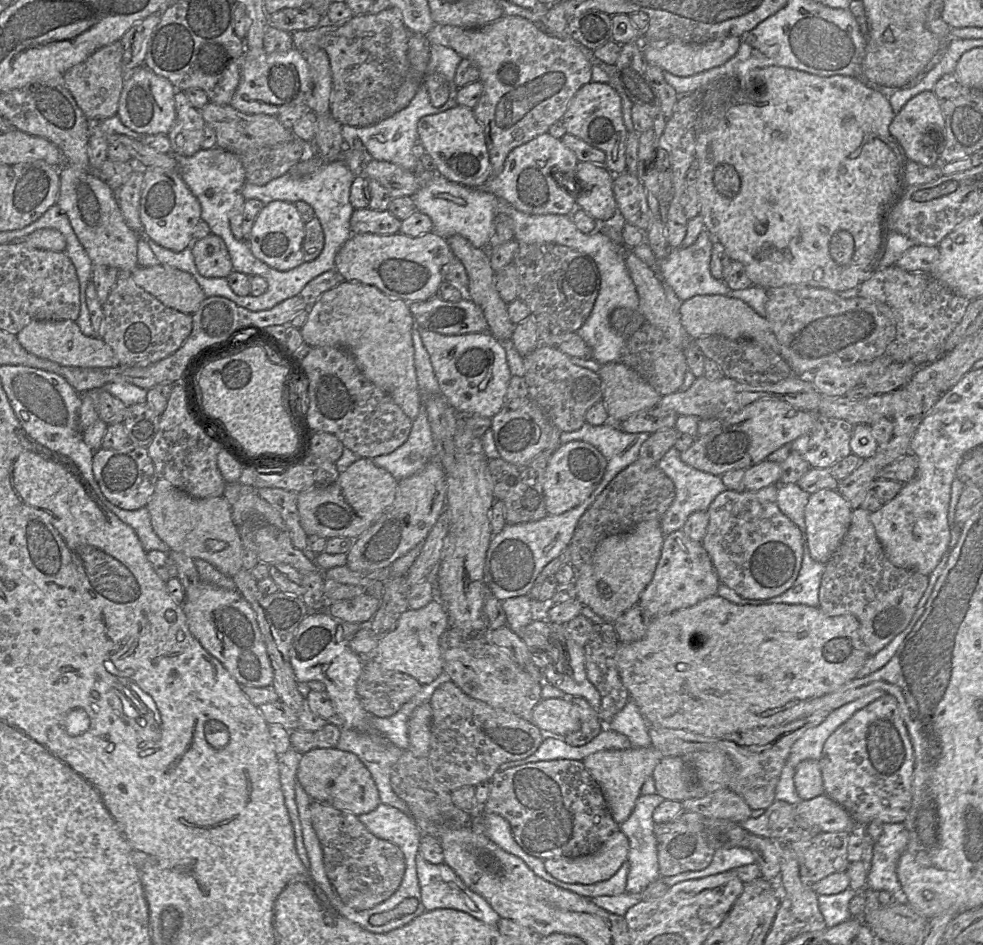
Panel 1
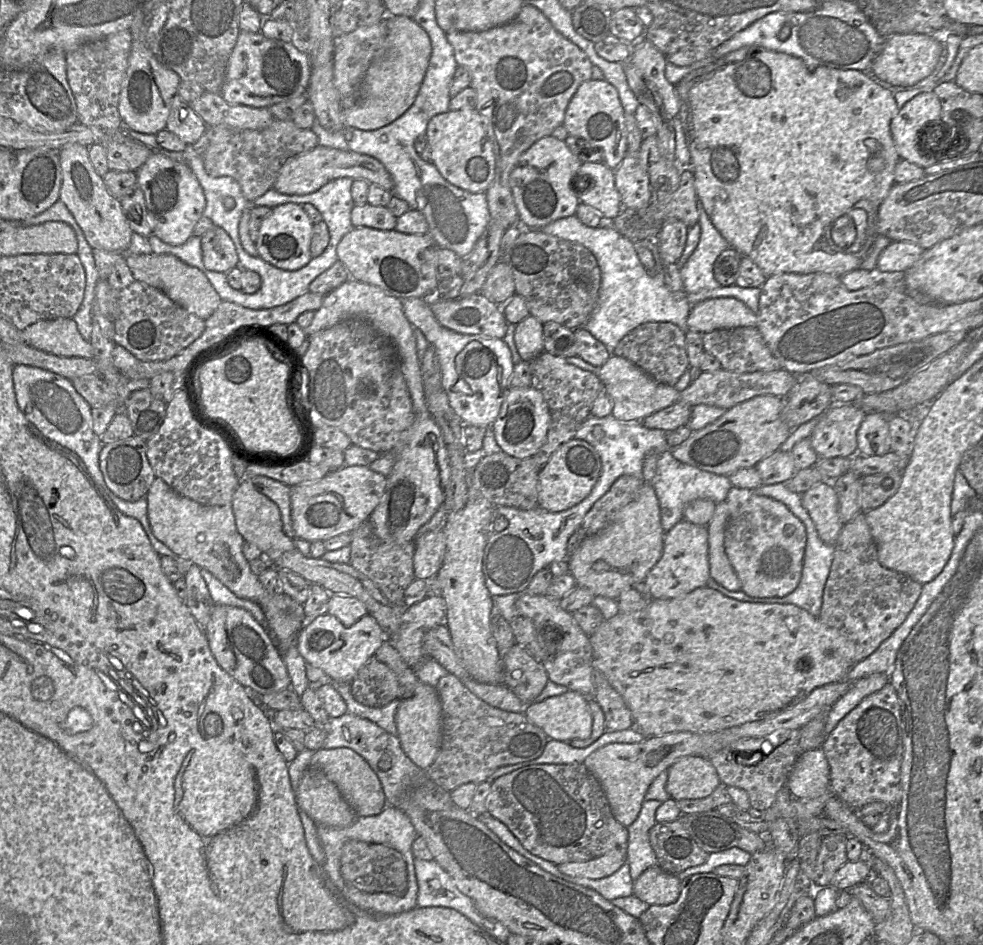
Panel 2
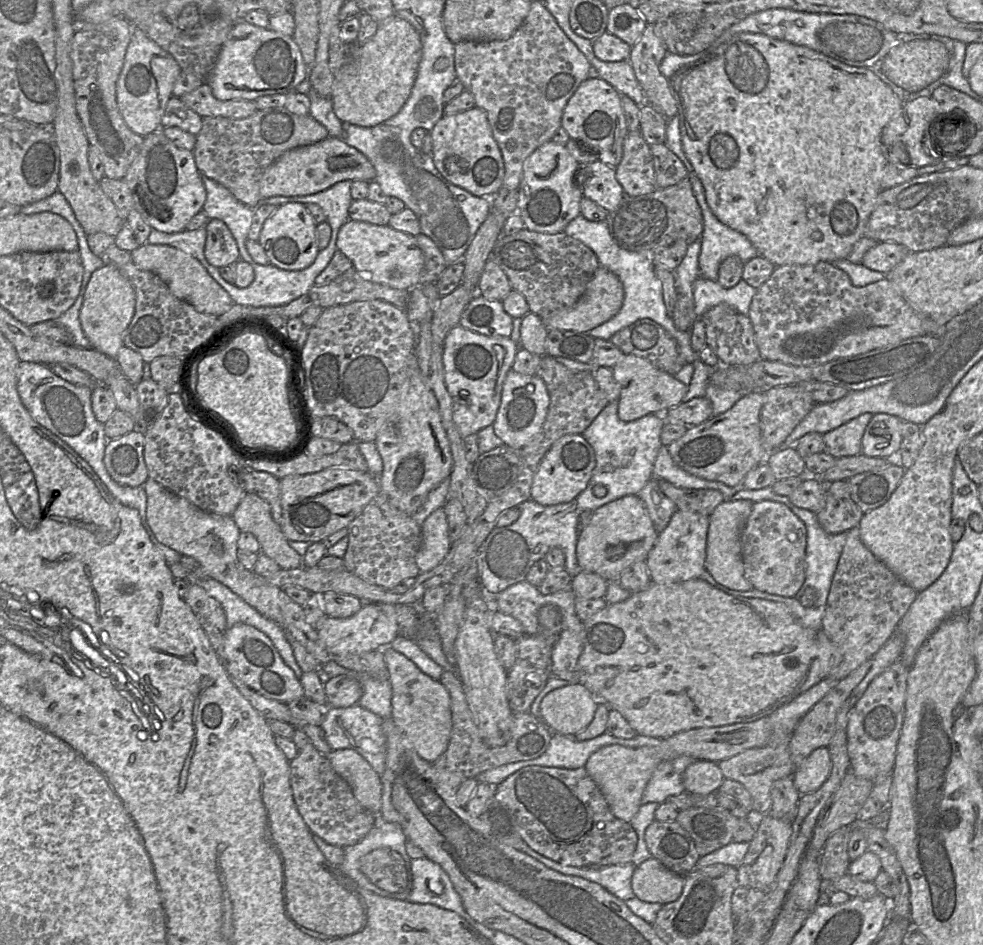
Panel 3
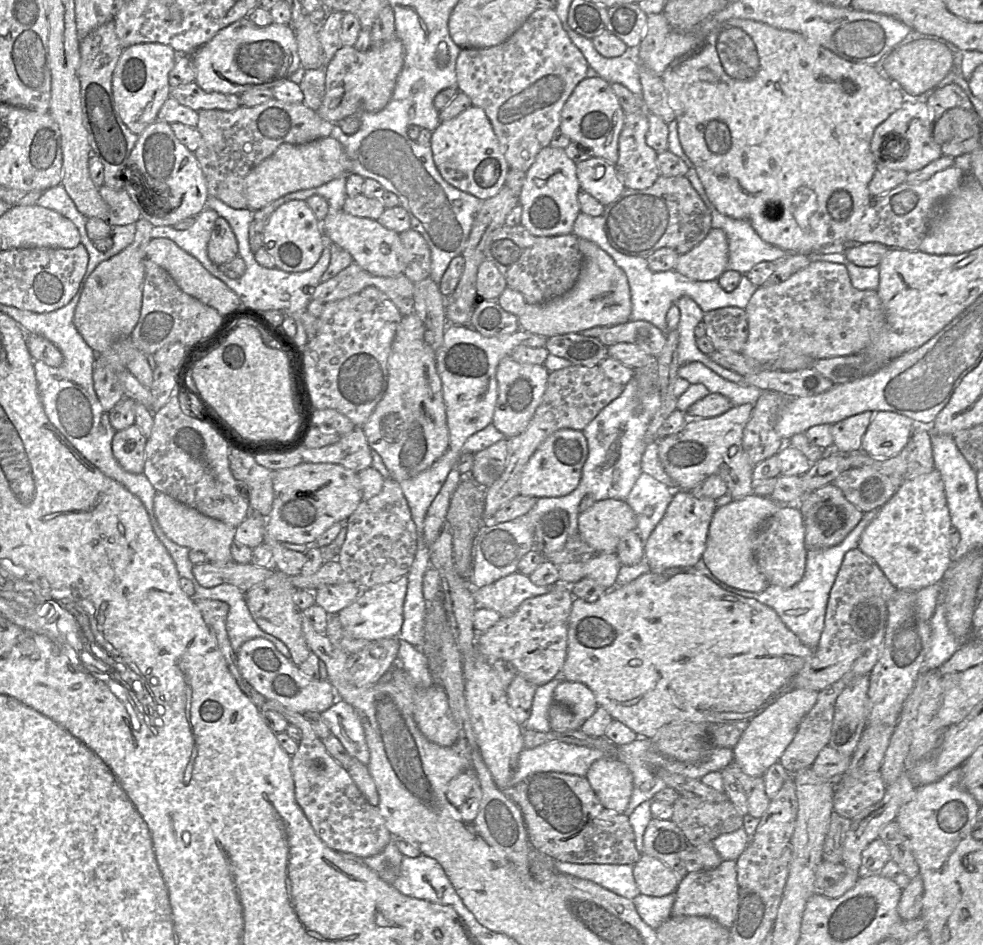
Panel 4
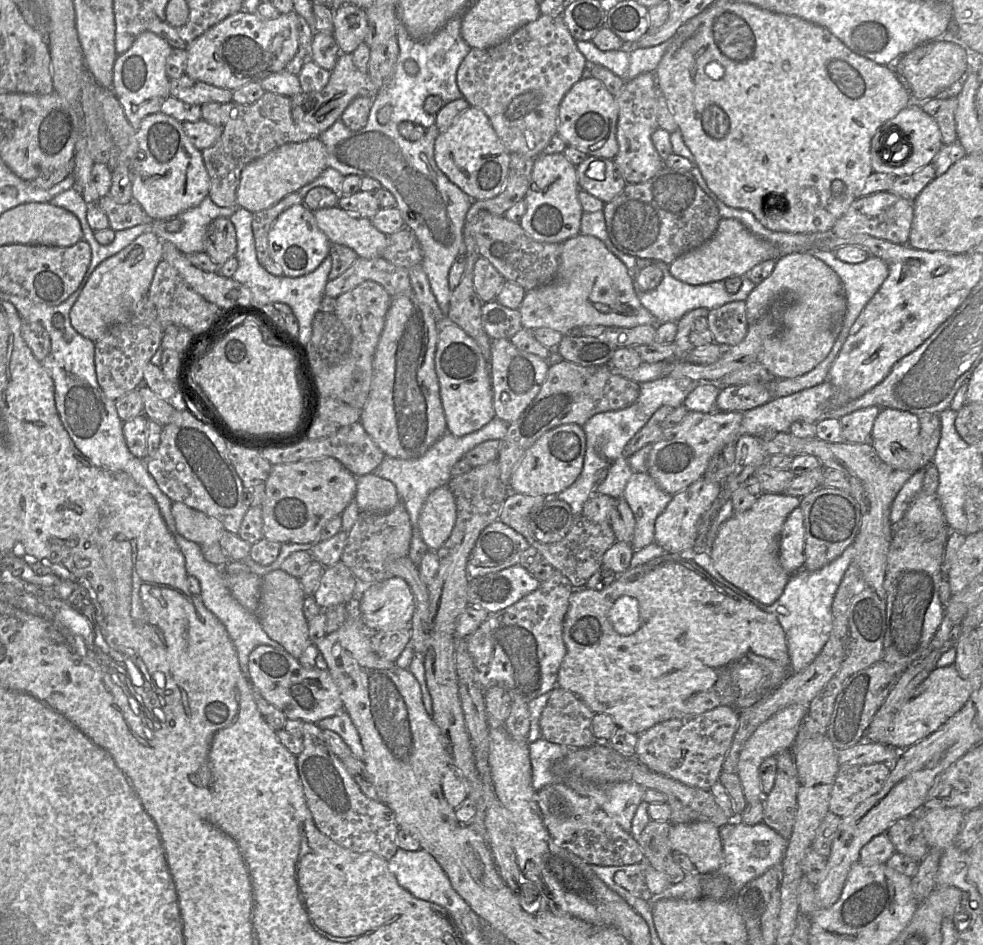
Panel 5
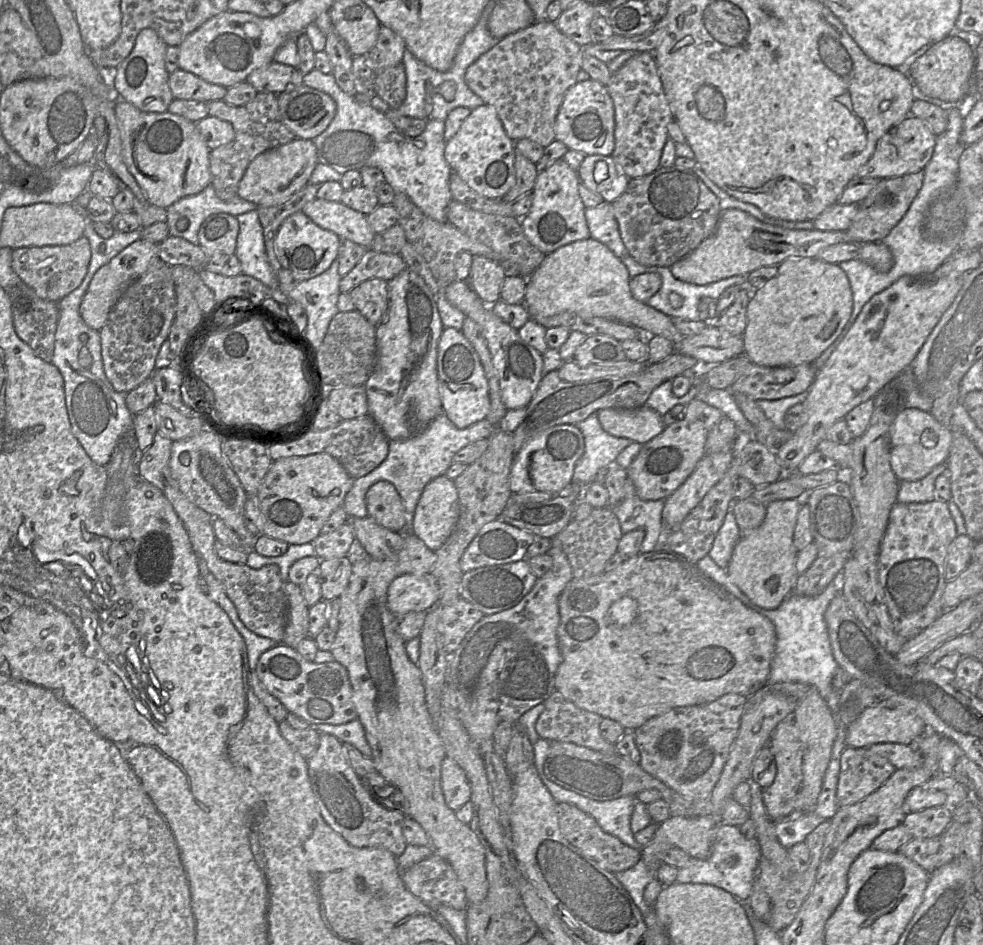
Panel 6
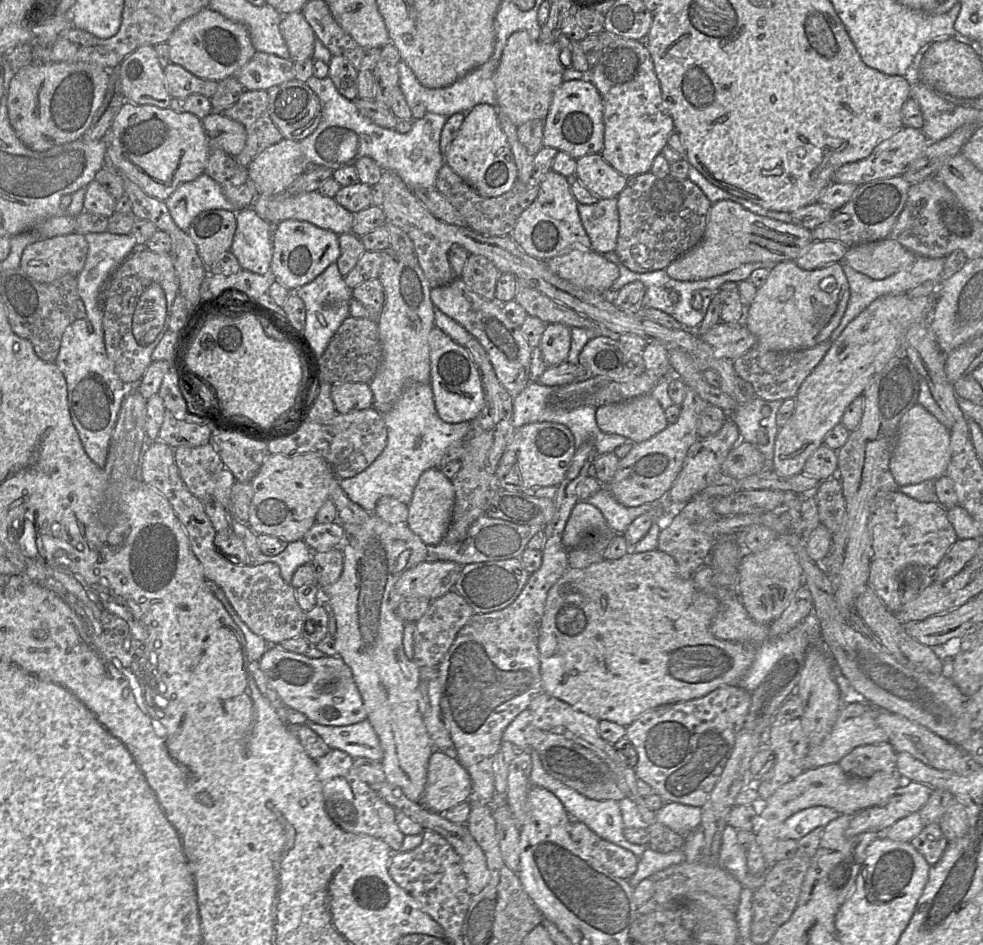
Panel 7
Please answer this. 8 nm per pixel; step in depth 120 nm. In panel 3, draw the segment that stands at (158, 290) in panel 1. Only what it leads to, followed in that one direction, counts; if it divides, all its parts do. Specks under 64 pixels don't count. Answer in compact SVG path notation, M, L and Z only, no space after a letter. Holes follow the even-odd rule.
M146 243L131 252L131 259L137 268L159 276L176 298L189 303L198 312L219 317L234 305L230 295L209 275L203 265L179 249Z

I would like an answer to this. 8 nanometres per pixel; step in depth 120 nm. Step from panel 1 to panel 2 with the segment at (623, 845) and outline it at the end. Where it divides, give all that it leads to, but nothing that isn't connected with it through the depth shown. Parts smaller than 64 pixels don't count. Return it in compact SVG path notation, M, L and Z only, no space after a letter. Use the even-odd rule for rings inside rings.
M618 848L589 861L563 863L557 867L564 874L596 880L612 875L626 862L627 848Z

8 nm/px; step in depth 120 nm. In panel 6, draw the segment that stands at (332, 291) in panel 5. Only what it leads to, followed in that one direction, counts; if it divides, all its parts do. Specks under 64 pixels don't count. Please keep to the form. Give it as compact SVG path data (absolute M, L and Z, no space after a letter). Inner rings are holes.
M367 249L359 263L341 278L339 288L341 293L347 293L360 283L379 278L390 281L407 268L399 254L389 254Z

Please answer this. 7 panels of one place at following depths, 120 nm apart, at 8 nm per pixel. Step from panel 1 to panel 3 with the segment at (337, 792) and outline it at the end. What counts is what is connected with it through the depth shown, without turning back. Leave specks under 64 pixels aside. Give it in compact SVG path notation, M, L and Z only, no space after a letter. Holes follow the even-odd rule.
M353 749L332 750L327 756L333 770L350 786L360 805L379 815L382 808L382 782L369 762Z

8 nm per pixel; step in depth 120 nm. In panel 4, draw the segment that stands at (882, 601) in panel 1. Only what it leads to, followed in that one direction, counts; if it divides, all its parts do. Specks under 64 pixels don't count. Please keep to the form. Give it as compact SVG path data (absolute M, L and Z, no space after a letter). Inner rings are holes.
M859 547L846 552L829 593L824 627L819 642L813 650L811 658L796 677L792 689L820 691L849 671L862 650L861 642L851 626L853 608L873 596L881 597L888 603L896 590L880 566Z

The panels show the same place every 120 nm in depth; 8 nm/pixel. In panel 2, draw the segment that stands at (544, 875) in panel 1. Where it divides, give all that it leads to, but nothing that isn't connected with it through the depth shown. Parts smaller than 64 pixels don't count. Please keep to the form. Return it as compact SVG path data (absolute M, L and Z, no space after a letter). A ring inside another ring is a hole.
M627 862L615 873L602 879L593 880L562 873L562 880L594 890L608 901L633 895L633 880Z

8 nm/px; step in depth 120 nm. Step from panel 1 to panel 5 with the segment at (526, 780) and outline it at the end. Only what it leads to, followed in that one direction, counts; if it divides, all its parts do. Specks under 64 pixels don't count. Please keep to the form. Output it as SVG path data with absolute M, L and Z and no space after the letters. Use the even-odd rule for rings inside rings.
M553 783L536 792L536 802L554 844L589 865L624 866L645 860L632 835L616 824L591 798L581 796L563 783Z

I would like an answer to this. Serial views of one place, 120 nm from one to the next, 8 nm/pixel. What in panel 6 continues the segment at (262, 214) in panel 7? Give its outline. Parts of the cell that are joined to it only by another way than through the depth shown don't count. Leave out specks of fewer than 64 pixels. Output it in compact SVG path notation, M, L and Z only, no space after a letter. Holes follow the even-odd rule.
M315 198L301 210L320 228L335 233L371 249L375 234L367 221L367 215L349 208L341 202Z

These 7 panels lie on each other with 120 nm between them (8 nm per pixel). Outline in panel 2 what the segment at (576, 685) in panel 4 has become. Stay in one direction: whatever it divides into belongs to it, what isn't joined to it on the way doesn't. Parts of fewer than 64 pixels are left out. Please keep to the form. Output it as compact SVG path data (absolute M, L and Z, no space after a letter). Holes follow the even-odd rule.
M568 690L558 696L525 706L527 720L542 729L548 739L570 742L587 739L592 730L592 716L587 700L592 697Z

